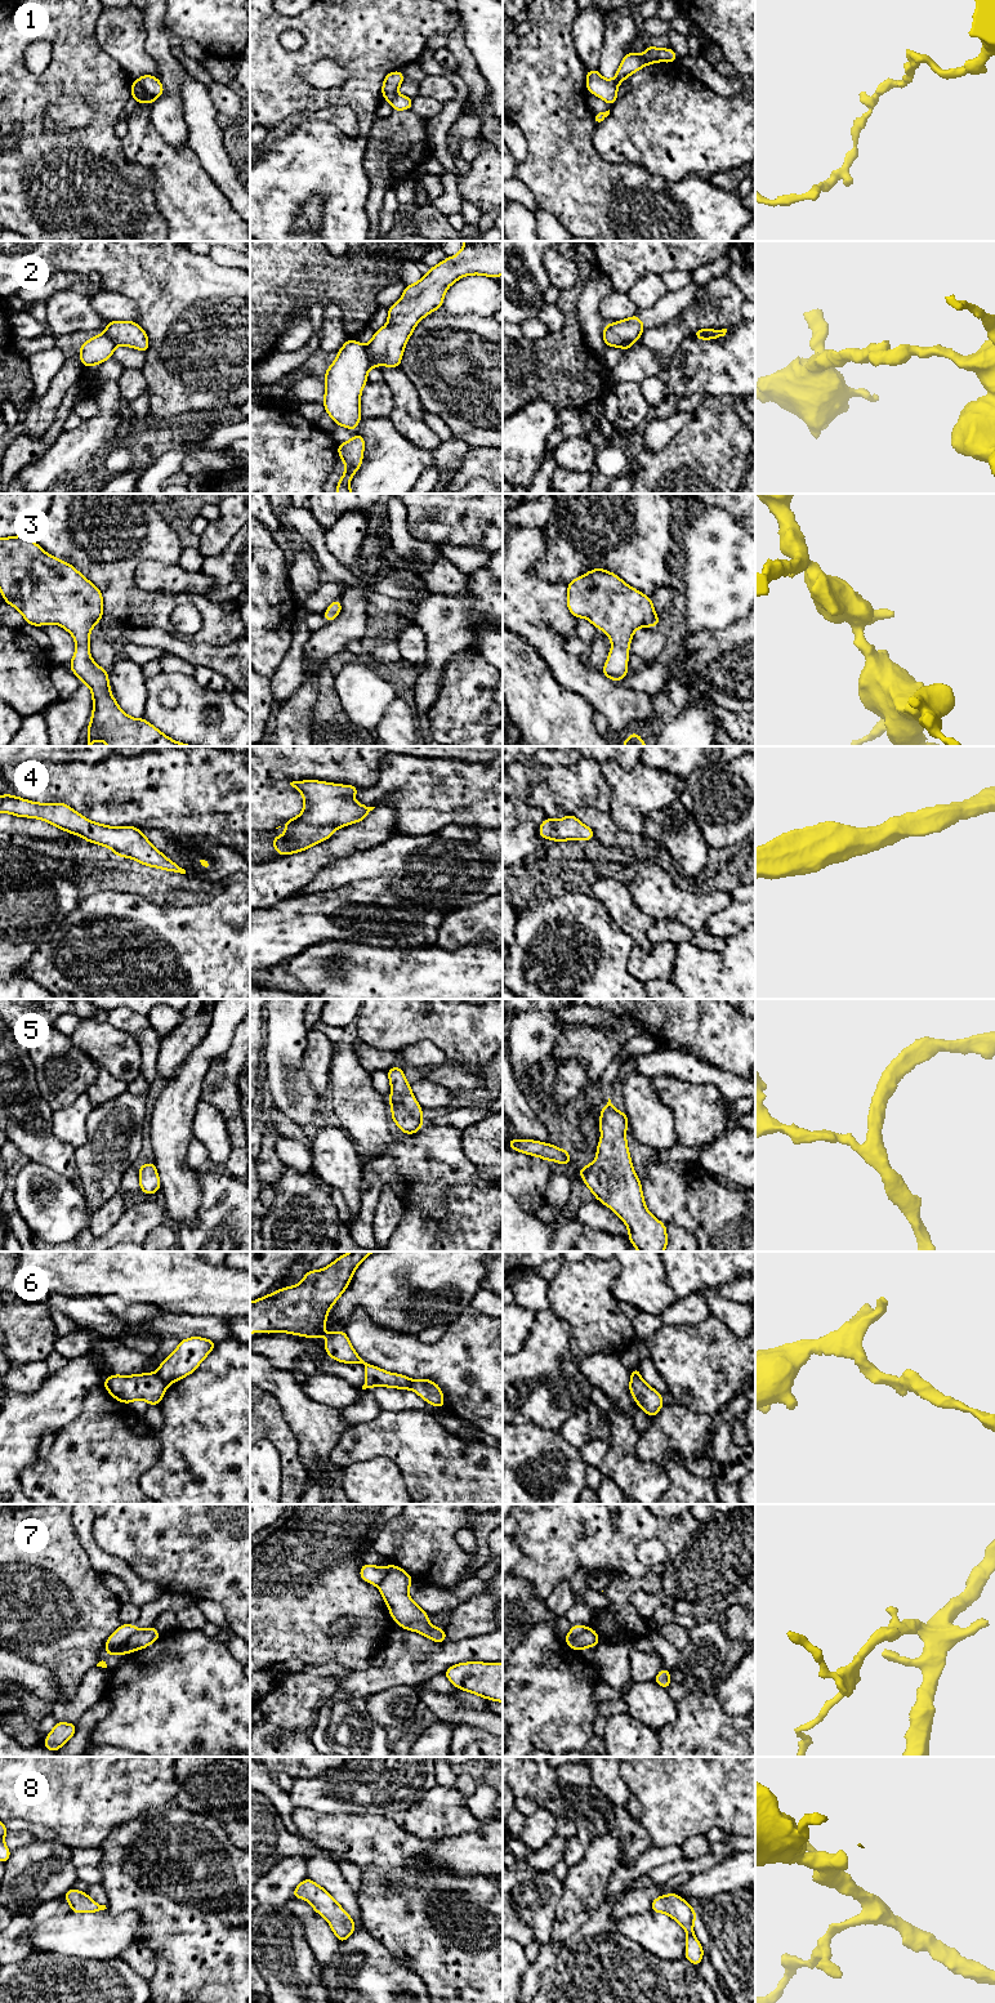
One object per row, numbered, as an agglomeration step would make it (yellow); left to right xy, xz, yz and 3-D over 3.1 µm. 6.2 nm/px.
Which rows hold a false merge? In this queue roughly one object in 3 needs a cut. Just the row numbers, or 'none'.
1, 2, 6, 7

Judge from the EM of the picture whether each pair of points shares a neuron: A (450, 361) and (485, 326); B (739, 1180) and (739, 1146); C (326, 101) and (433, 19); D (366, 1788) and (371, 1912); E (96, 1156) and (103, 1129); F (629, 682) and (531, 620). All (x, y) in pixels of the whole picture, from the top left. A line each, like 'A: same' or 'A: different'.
A: same
B: same
C: same
D: different
E: same
F: different

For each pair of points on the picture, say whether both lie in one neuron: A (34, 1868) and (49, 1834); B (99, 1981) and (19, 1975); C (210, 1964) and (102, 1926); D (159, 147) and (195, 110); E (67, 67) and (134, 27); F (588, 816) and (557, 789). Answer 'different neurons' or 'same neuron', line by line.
A: different neurons
B: same neuron
C: different neurons
D: different neurons
E: different neurons
F: different neurons

